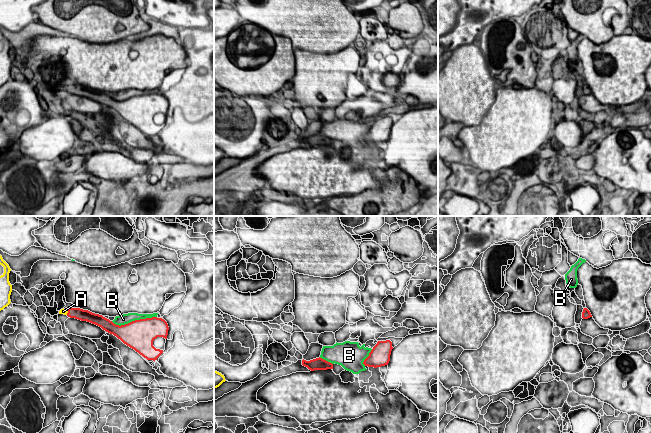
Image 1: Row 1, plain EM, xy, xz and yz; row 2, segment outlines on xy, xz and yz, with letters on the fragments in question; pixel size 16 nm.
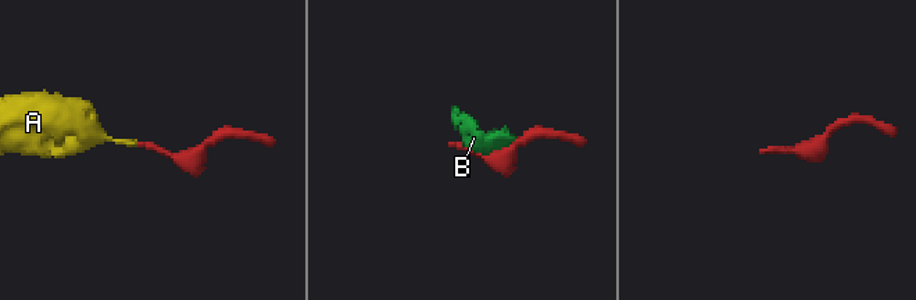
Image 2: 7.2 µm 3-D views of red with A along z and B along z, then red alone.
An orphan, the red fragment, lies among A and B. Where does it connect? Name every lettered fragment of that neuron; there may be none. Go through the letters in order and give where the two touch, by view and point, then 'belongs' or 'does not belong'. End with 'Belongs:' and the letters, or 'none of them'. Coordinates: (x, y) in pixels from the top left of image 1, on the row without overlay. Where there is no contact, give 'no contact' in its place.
A: meets red in xy at (68, 87); belongs
B: meets red in xy at (133, 97); does not belong
Belongs: A

